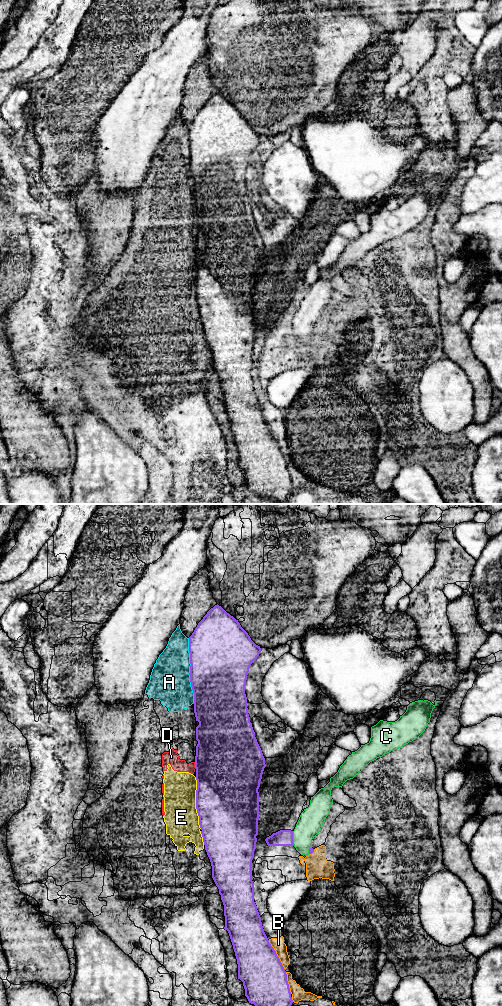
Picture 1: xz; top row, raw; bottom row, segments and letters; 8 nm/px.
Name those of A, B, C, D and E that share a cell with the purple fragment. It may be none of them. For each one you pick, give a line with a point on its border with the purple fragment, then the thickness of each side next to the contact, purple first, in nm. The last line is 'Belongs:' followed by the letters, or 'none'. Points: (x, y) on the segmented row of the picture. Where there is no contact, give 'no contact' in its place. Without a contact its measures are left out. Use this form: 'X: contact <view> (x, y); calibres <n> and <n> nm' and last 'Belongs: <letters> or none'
Belongs: none

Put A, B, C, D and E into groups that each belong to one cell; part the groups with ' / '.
A D E / B / C

